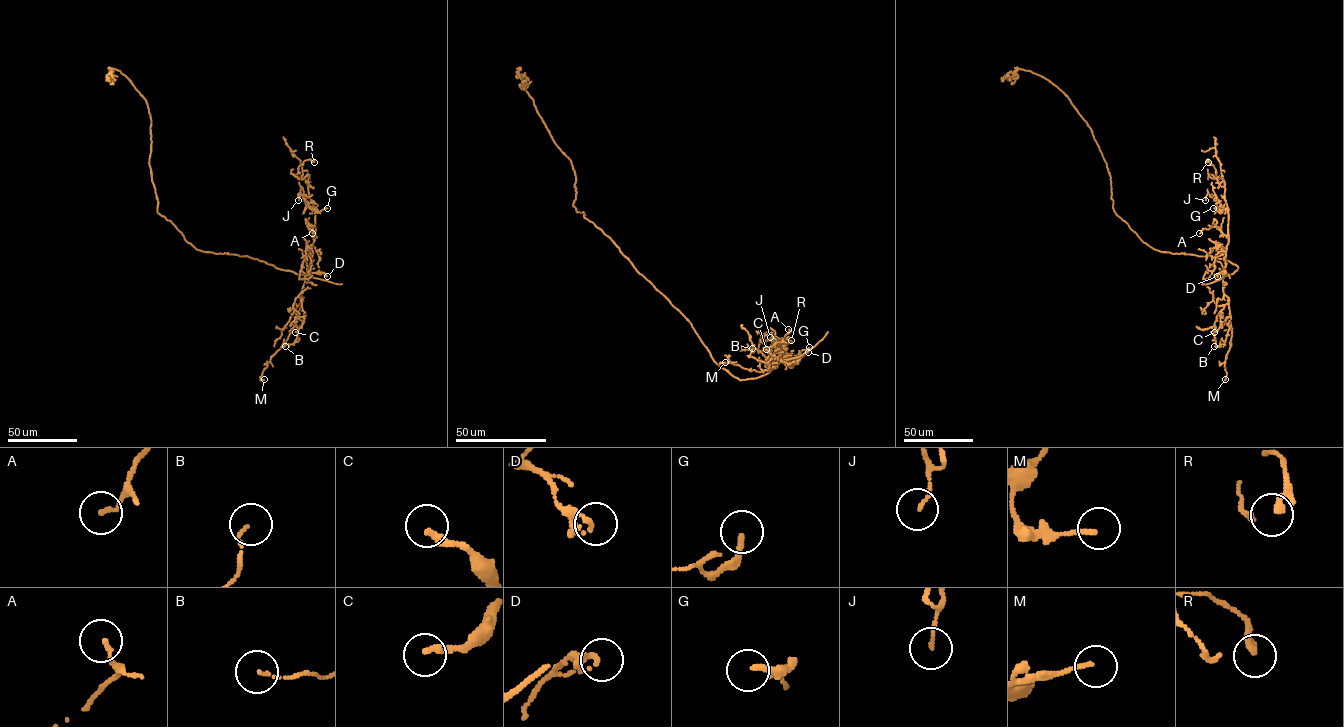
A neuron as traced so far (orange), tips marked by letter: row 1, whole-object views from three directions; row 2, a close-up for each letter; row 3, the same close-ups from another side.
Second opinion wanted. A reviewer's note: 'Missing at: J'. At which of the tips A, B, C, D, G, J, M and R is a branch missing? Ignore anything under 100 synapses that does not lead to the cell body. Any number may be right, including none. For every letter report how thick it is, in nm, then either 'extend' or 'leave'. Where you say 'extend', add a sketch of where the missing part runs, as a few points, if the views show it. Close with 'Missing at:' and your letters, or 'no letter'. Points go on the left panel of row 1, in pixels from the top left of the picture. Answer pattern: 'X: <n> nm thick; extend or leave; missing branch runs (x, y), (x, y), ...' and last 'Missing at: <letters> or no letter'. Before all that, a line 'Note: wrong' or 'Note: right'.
Note: wrong
A: 130 nm thick; leave
B: 100 nm thick; leave
C: 280 nm thick; leave
D: 200 nm thick; leave
G: 200 nm thick; leave
J: 110 nm thick; leave
M: 140 nm thick; leave
R: 170 nm thick; leave
Missing at: no letter

